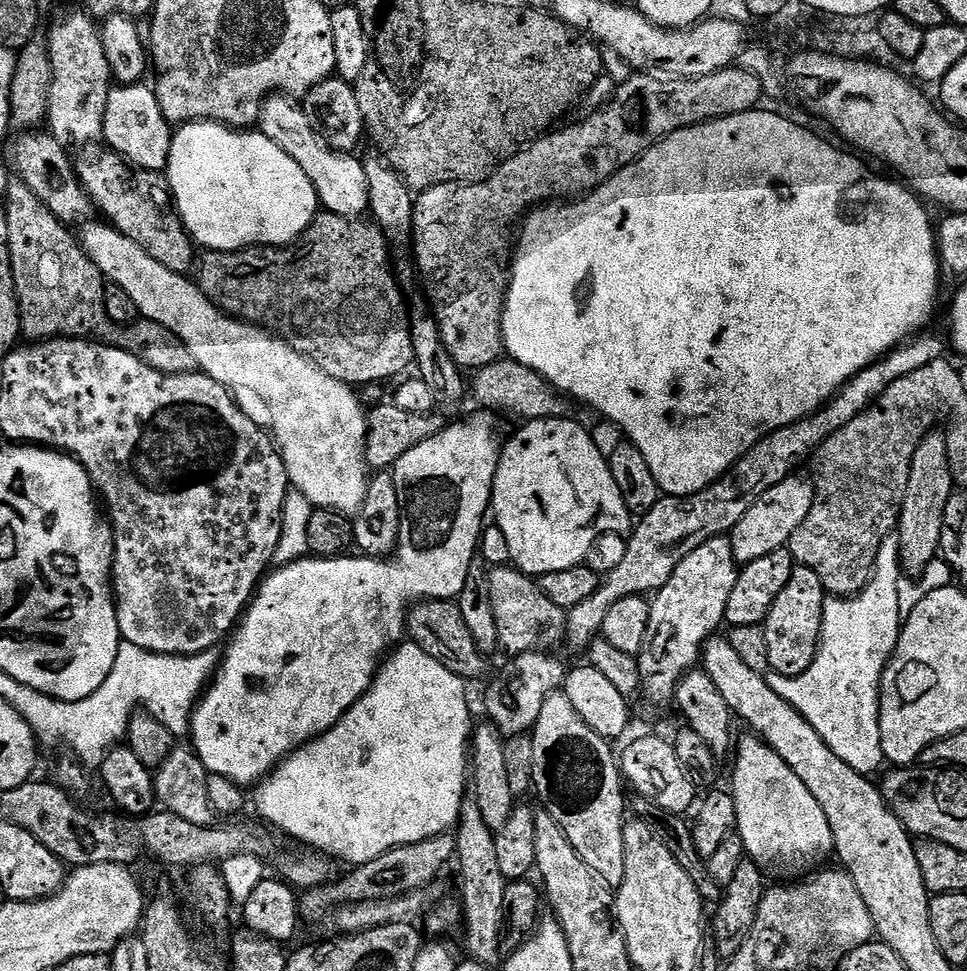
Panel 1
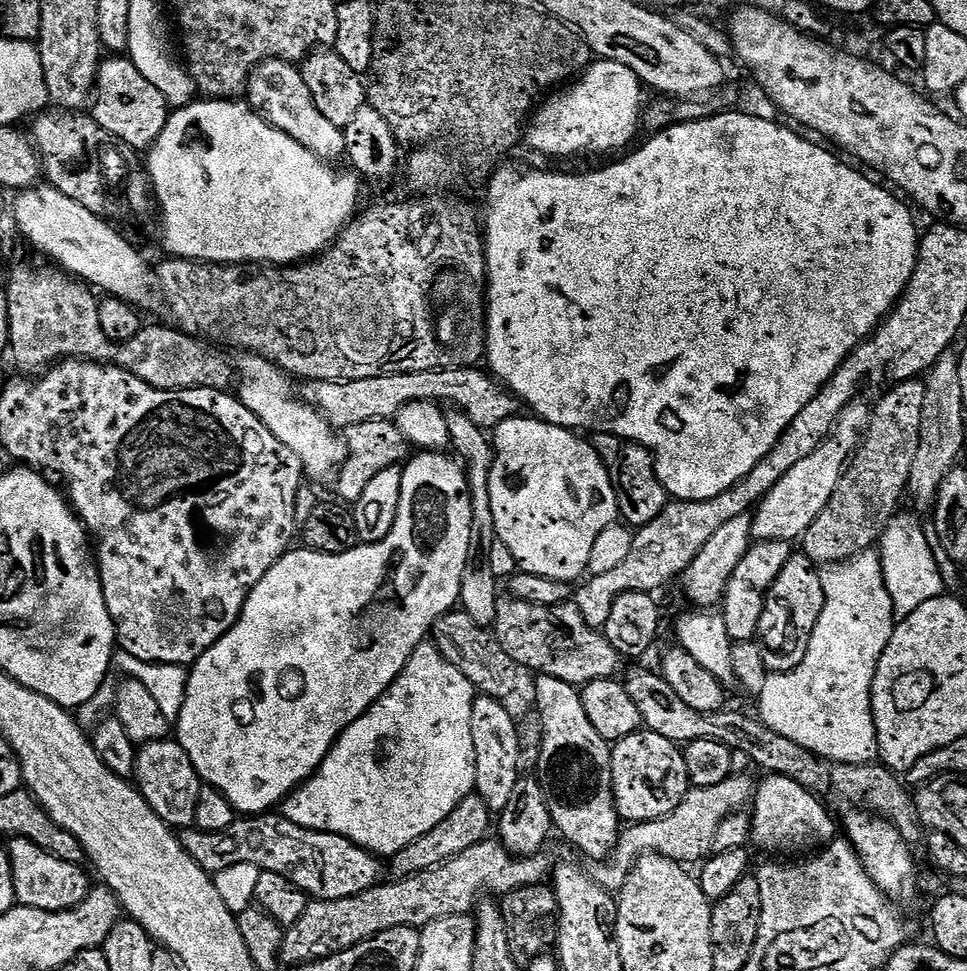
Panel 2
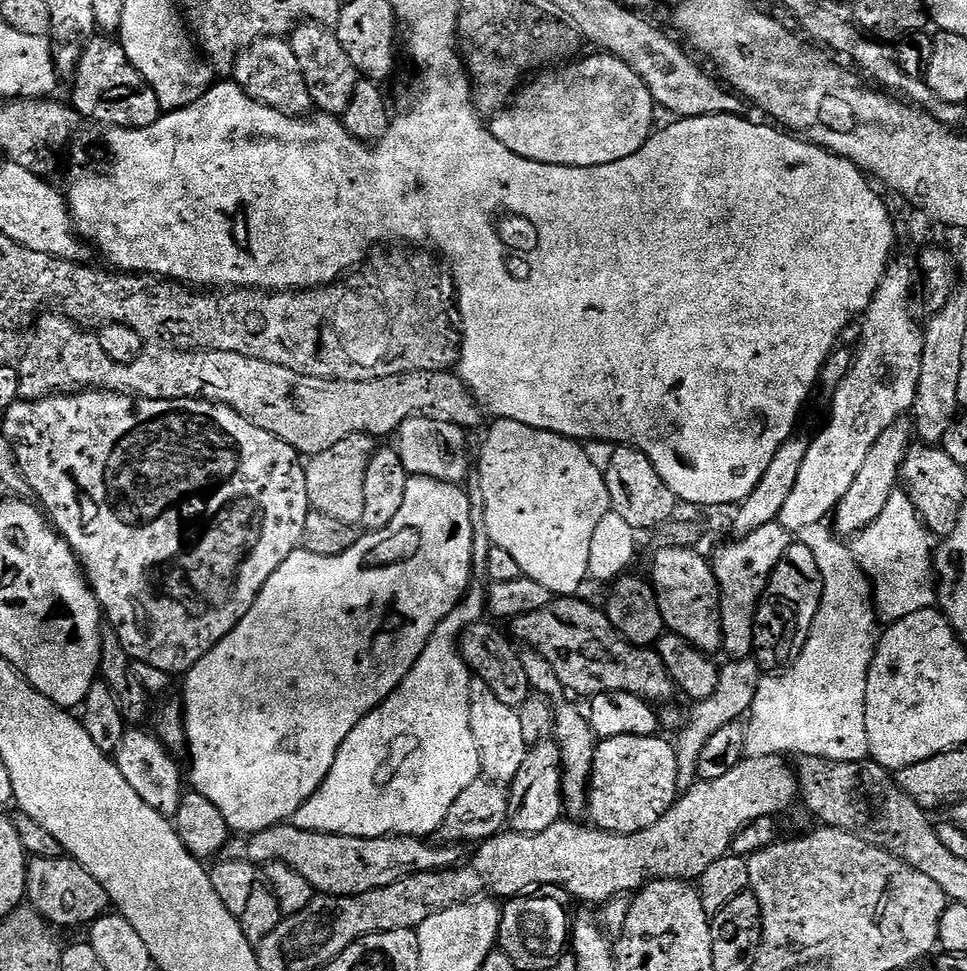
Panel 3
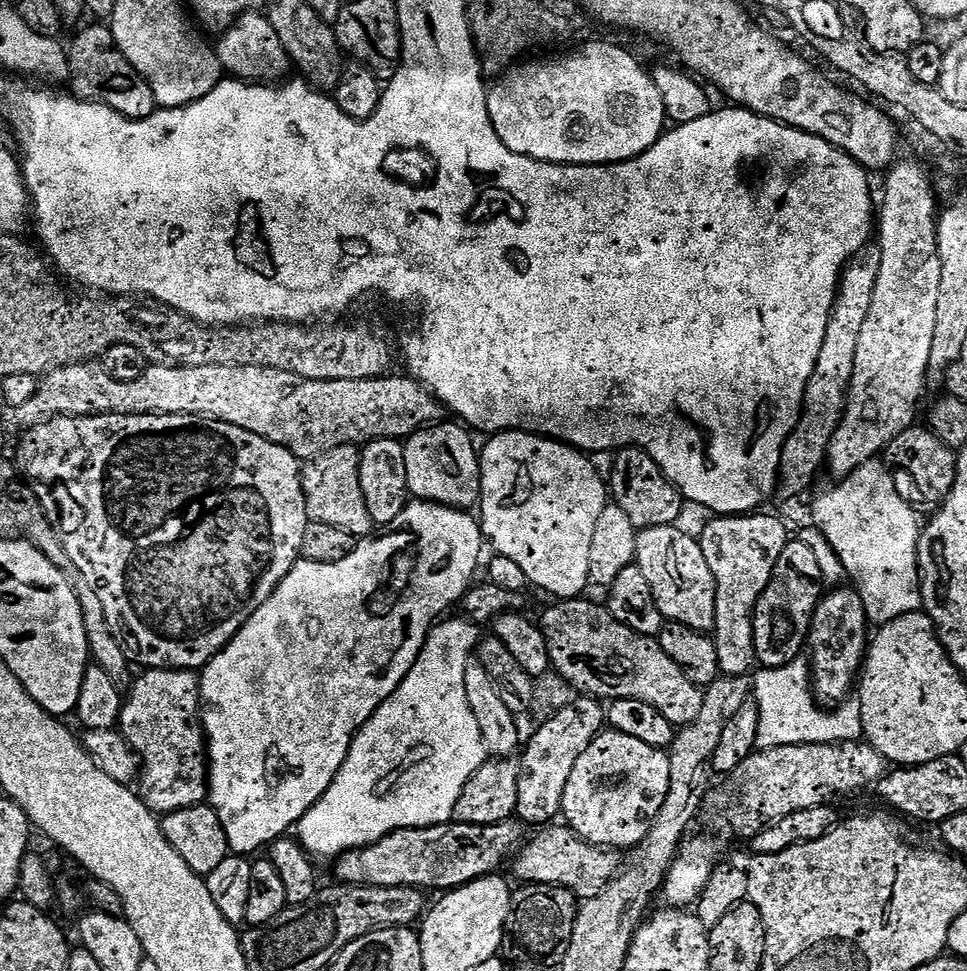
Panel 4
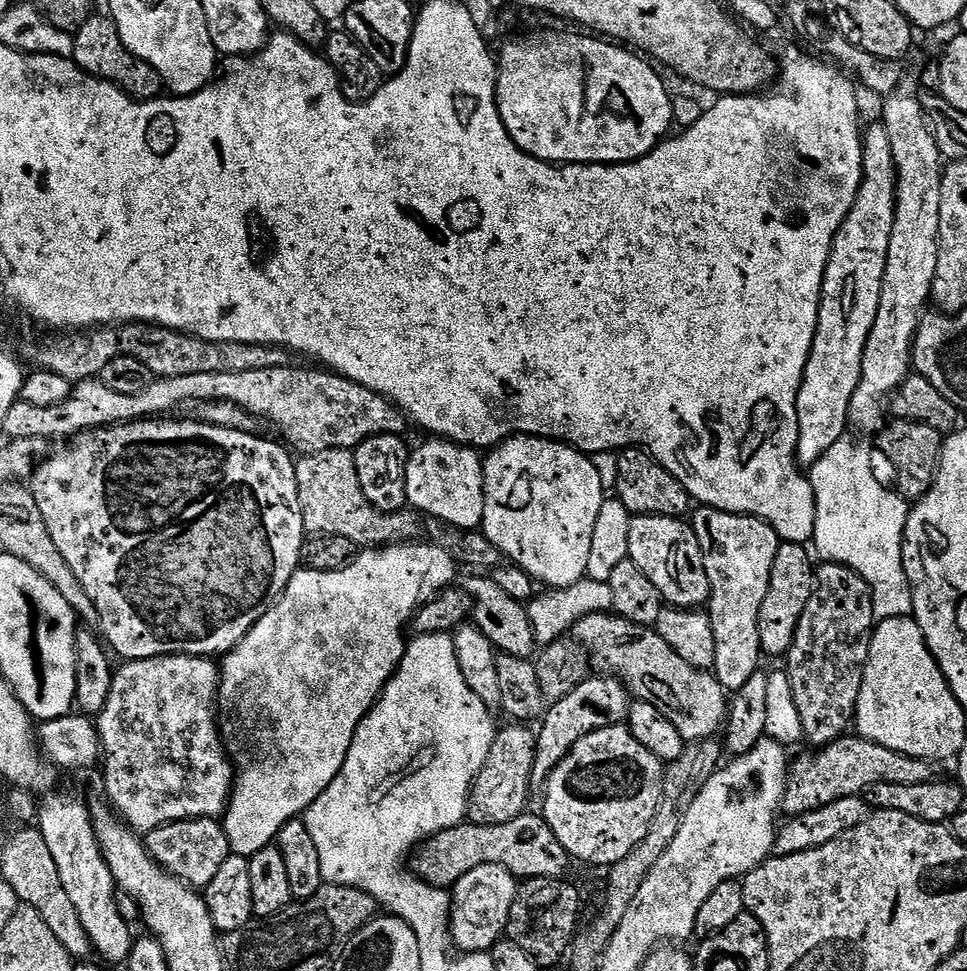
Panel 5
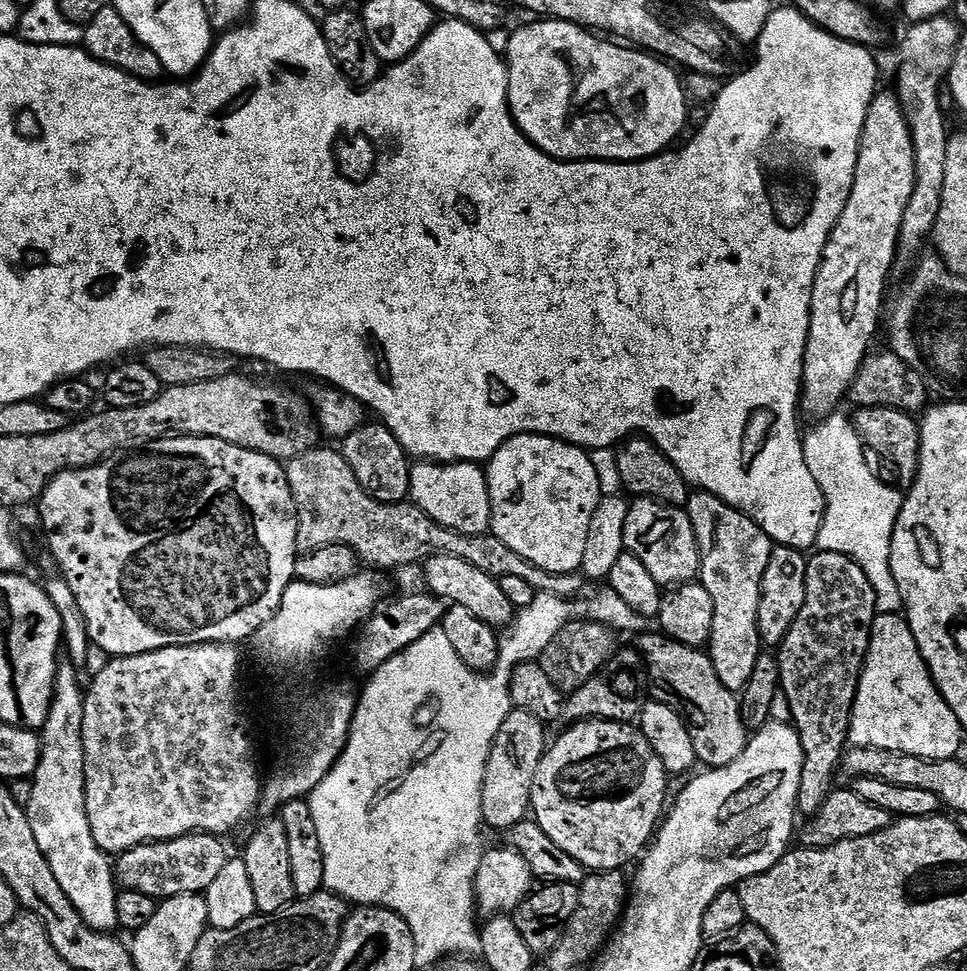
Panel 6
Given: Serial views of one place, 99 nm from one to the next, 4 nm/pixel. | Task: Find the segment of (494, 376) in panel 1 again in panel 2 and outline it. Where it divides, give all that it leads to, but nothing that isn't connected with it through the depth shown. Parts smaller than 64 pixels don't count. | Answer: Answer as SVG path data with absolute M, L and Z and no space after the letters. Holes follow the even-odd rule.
M479 367L442 368L430 372L390 374L382 378L361 380L314 380L305 383L303 387L304 403L311 404L337 430L371 420L392 420L398 410L402 410L402 406L419 400L451 405L453 409L464 412L470 422L474 422L474 426L485 430L495 430L503 420L508 420L518 412L516 397L499 380Z

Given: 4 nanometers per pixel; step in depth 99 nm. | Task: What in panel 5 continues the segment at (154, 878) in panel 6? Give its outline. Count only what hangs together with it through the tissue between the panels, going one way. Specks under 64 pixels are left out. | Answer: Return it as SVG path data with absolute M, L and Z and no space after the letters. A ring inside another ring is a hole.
M194 818L170 822L166 826L158 826L143 837L144 847L152 855L153 860L171 875L177 876L190 888L203 890L218 875L222 862L230 854L228 839L224 833L224 825L219 819Z

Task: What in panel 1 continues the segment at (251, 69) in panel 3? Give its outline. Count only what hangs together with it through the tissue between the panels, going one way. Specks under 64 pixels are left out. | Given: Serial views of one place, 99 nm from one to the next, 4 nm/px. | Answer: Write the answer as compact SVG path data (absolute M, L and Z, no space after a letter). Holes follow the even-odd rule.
M287 94L269 95L260 108L258 130L270 138L270 142L282 146L282 150L286 150L286 154L290 154L302 170L306 170L306 178L310 178L314 186L317 201L327 211L349 218L360 218L368 212L368 183L363 159L356 154L335 152L293 97Z

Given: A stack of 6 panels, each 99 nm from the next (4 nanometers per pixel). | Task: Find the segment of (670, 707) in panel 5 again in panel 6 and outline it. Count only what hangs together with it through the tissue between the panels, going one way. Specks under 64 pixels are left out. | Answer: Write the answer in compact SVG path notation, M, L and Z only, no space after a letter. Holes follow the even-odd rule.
M655 634L656 636L644 636L638 645L638 651L644 658L647 671L650 673L650 688L654 691L654 699L670 706L686 722L690 730L690 738L694 738L694 750L697 761L705 769L725 768L746 750L750 739L750 730L742 722L742 710L740 709L740 696L722 686L722 678L718 678L718 670L714 670L714 662L707 651L691 648L677 640L671 640L669 636Z

